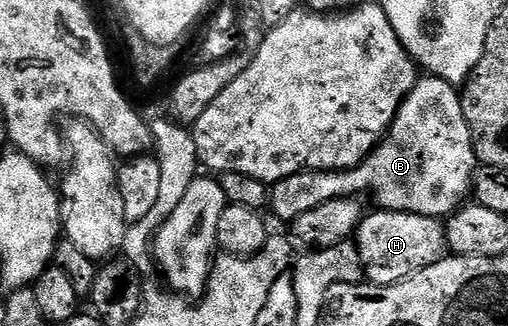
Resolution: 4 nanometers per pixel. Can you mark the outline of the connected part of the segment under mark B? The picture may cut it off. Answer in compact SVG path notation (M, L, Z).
M426 75L418 79L411 94L407 94L407 98L399 106L389 131L381 137L377 147L361 163L353 168L345 168L342 172L291 174L278 184L272 185L267 196L267 208L279 219L291 222L299 218L299 214L307 214L307 210L315 210L315 206L323 206L323 202L348 196L365 198L365 195L369 195L373 196L374 202L377 203L374 205L378 209L387 212L410 212L420 216L448 218L466 203L478 167L477 153L473 151L473 135L463 114L458 89L438 76Z

